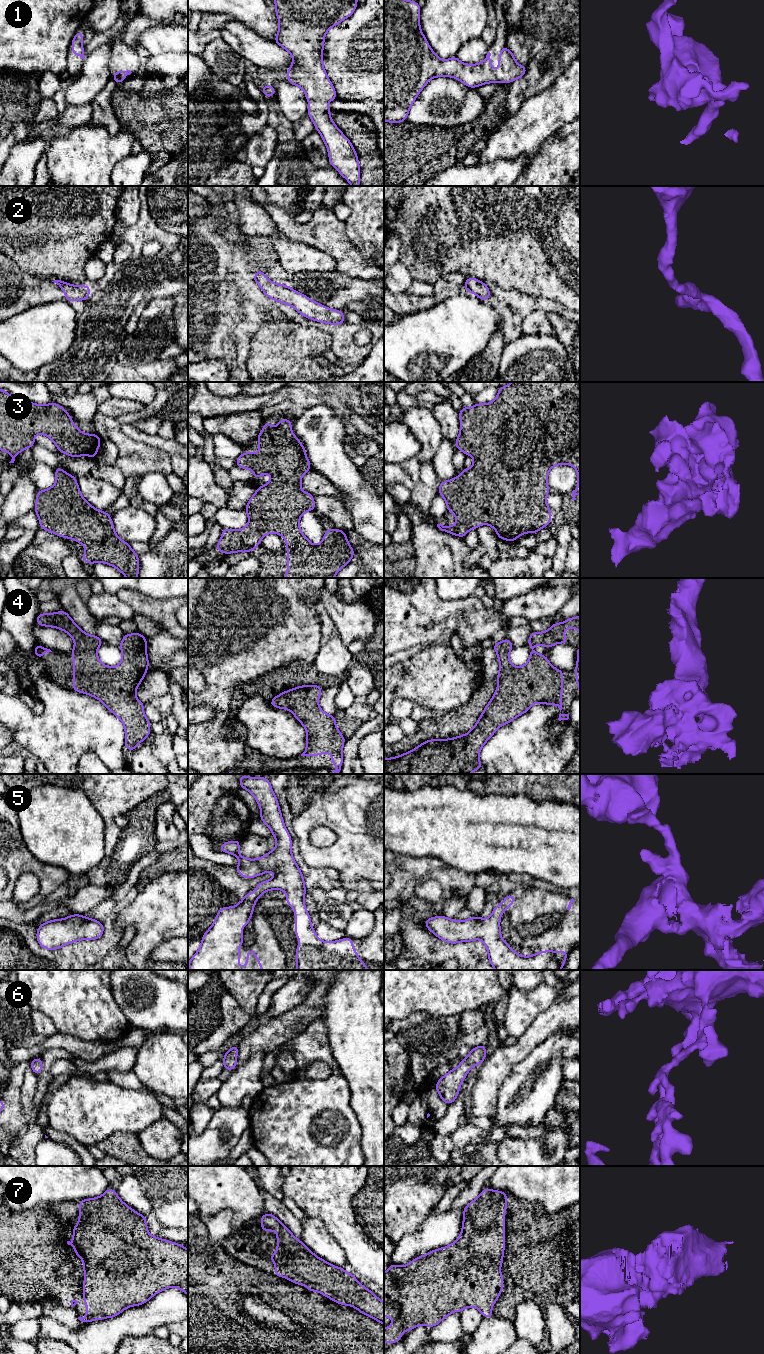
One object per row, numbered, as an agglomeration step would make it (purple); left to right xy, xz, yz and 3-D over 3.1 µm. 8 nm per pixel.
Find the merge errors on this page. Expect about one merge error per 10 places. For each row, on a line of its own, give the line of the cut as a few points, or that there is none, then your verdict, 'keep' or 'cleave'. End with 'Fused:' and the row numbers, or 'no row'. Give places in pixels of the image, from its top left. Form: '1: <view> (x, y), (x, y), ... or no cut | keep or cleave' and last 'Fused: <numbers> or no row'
1: no cut | keep
2: no cut | keep
3: no cut | keep
4: no cut | keep
5: no cut | keep
6: no cut | keep
7: no cut | keep
Fused: no row

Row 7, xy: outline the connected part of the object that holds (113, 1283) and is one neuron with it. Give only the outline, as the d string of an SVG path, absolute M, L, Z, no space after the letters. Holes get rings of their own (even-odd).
M108 1188L104 1194L99 1197L79 1200L79 1222L73 1227L73 1240L71 1242L67 1241L67 1244L72 1245L75 1249L76 1256L83 1259L85 1280L83 1281L82 1295L86 1296L87 1315L85 1317L78 1317L82 1322L89 1323L94 1320L116 1317L123 1310L131 1306L140 1306L149 1301L155 1294L171 1287L181 1289L188 1296L188 1250L182 1244L176 1244L166 1239L159 1239L157 1236L150 1236L148 1233L146 1216L137 1213L127 1206L117 1196L116 1190Z

